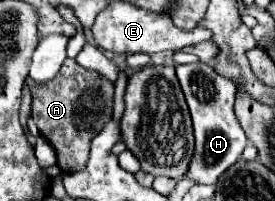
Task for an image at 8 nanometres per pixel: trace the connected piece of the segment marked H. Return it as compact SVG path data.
M199 61L191 65L177 65L177 77L185 93L195 129L195 153L185 177L193 183L215 185L221 173L225 173L241 157L247 145L247 137L233 113L235 85L229 79L215 73L209 65Z

